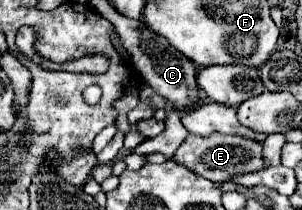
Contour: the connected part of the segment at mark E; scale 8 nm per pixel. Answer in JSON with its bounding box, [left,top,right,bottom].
[173,133,265,181]

